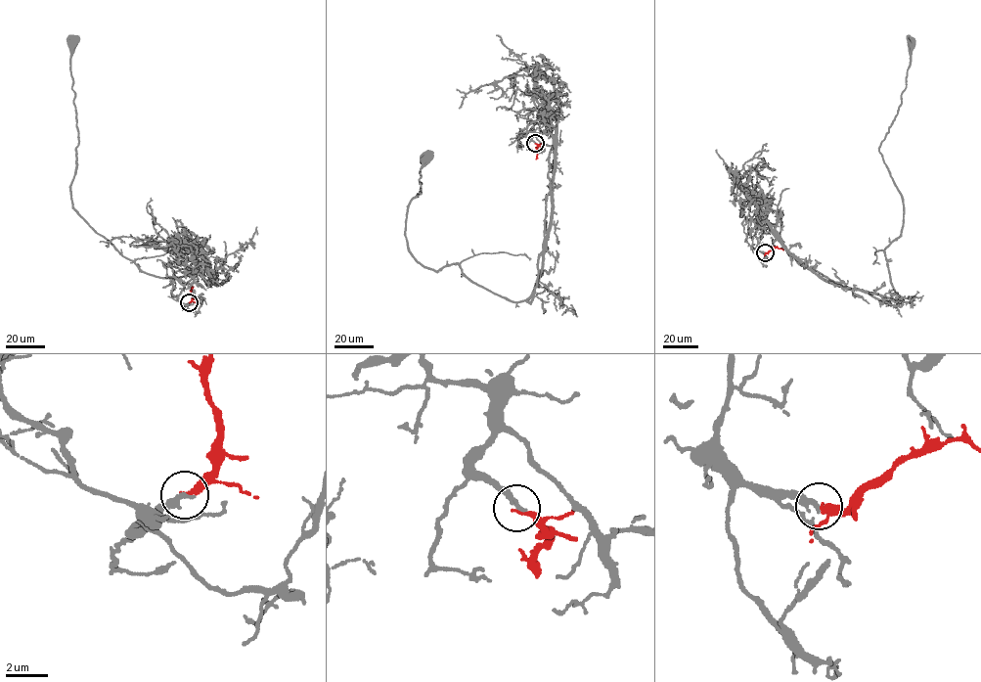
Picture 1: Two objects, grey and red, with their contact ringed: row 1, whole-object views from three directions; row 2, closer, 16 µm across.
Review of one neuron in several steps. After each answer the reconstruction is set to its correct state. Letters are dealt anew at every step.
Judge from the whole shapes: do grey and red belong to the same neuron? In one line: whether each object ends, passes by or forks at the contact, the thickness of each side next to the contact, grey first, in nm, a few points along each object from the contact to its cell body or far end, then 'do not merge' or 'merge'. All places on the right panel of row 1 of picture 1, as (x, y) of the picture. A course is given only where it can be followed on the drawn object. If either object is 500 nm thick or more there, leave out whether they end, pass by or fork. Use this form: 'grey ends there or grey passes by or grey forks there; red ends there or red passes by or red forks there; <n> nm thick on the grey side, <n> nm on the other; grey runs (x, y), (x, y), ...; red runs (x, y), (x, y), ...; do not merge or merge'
grey ends there; red ends there; 280 nm thick on the grey side, 240 nm on the other; grey runs (765, 252), (755, 226), (768, 224), (824, 278), (900, 297), (884, 250), (904, 206), (879, 147), (911, 44); red runs (765, 252), (776, 248), (783, 250); merge

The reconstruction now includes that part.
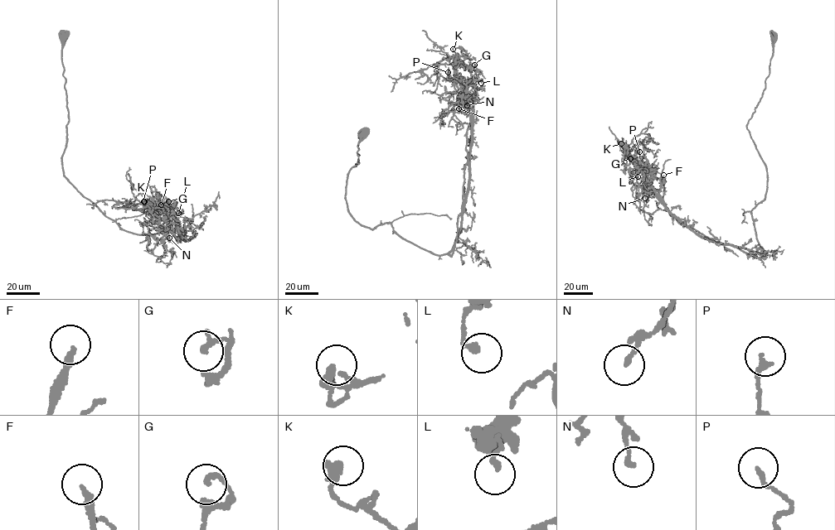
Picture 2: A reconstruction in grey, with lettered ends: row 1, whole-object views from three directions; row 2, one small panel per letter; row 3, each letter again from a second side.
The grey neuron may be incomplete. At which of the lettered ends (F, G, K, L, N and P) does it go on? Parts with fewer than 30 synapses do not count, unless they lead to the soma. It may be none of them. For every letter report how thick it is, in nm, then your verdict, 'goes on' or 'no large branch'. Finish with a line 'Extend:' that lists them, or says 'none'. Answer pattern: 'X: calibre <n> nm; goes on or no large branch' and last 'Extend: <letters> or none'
F: calibre 240 nm; goes on
G: calibre 200 nm; no large branch
K: calibre 340 nm; no large branch
L: calibre 180 nm; no large branch
N: calibre 160 nm; no large branch
P: calibre 180 nm; no large branch
Extend: F

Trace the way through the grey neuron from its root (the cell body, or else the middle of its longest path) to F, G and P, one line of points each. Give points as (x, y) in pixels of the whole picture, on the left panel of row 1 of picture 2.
F: (64, 36), (61, 60), (69, 118), (63, 175), (122, 228), (143, 235), (179, 228), (185, 241), (161, 204)
G: (64, 36), (63, 175), (122, 228), (143, 235), (179, 228), (185, 242), (168, 201)
P: (64, 36), (69, 118), (63, 175), (122, 228), (143, 235), (179, 228), (185, 241), (177, 223), (143, 201)

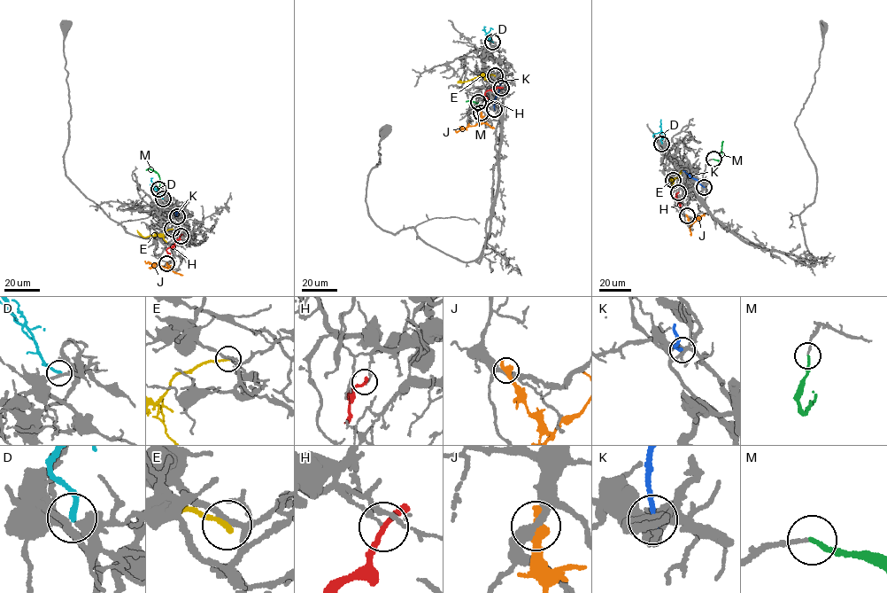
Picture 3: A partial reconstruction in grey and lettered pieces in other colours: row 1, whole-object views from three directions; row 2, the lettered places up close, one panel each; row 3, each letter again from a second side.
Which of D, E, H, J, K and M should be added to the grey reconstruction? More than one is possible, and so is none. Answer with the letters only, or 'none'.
M

